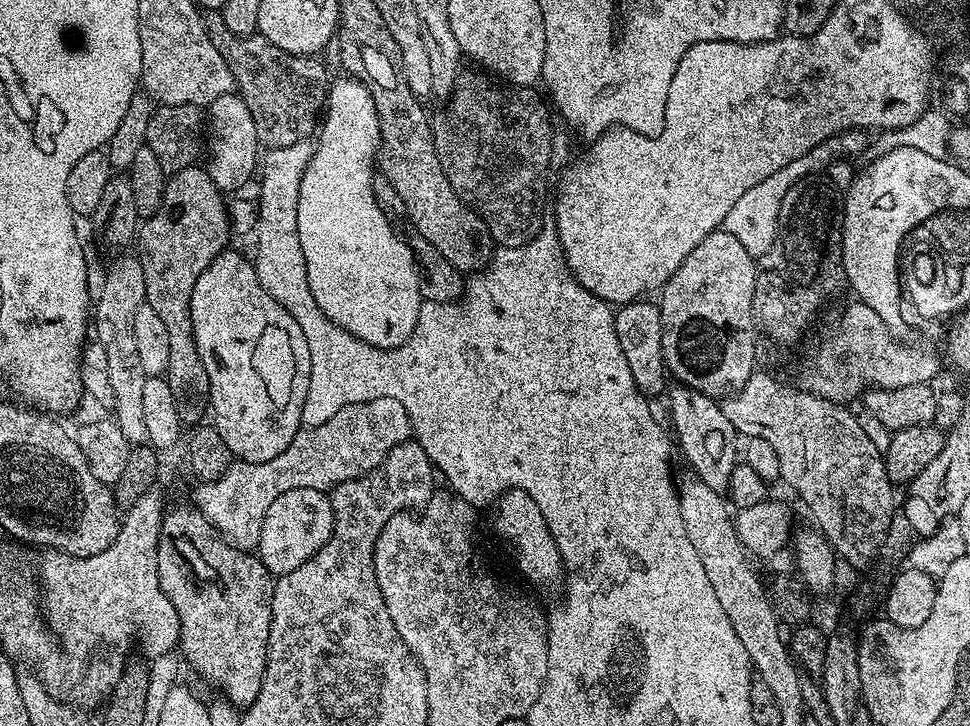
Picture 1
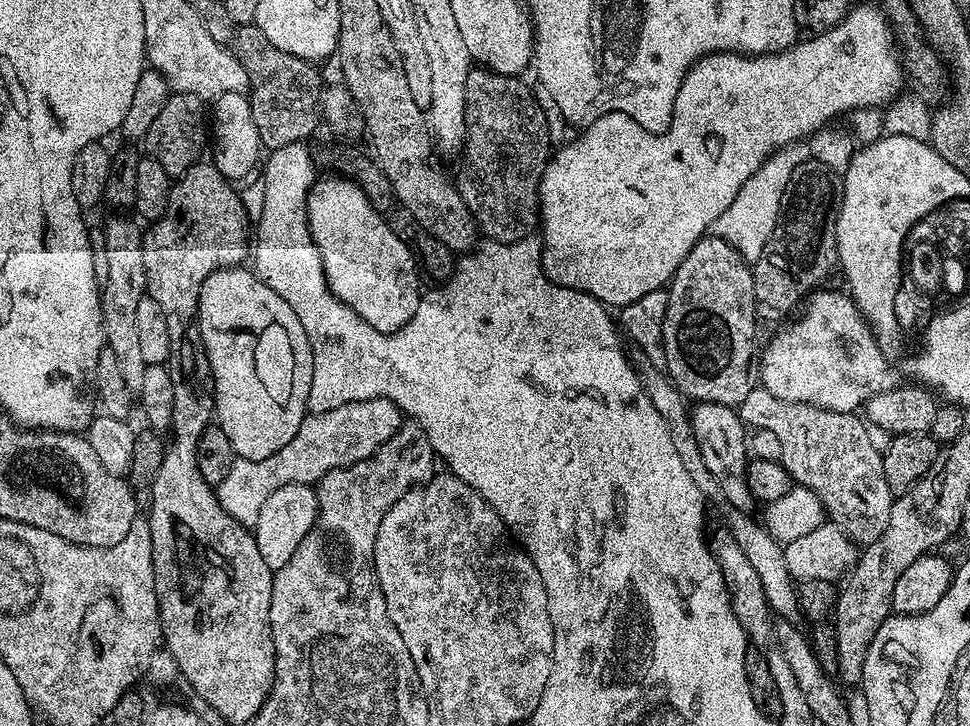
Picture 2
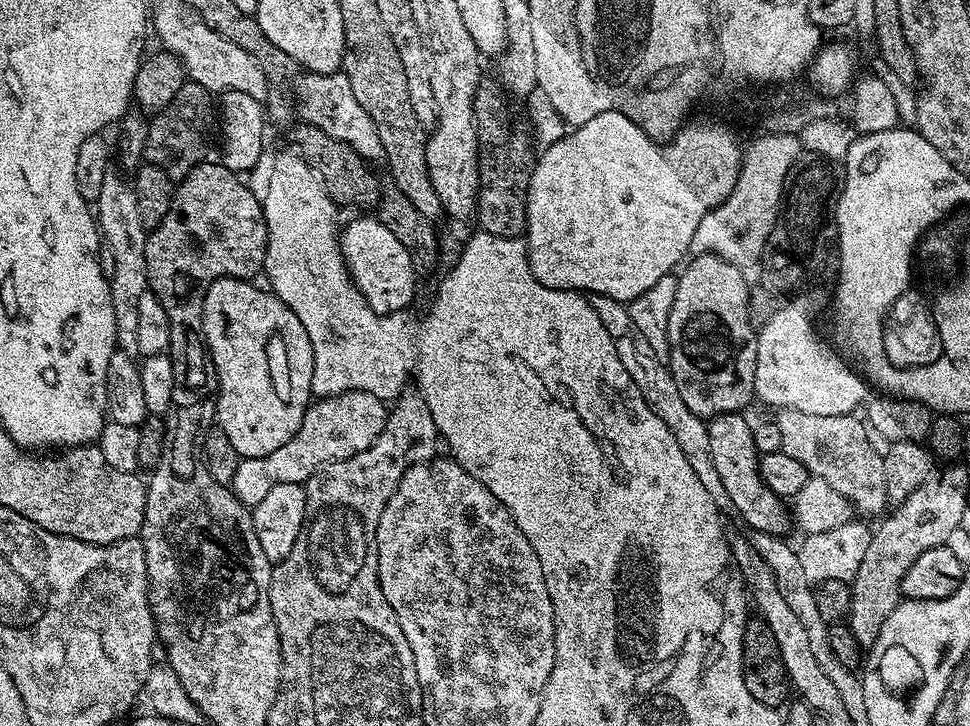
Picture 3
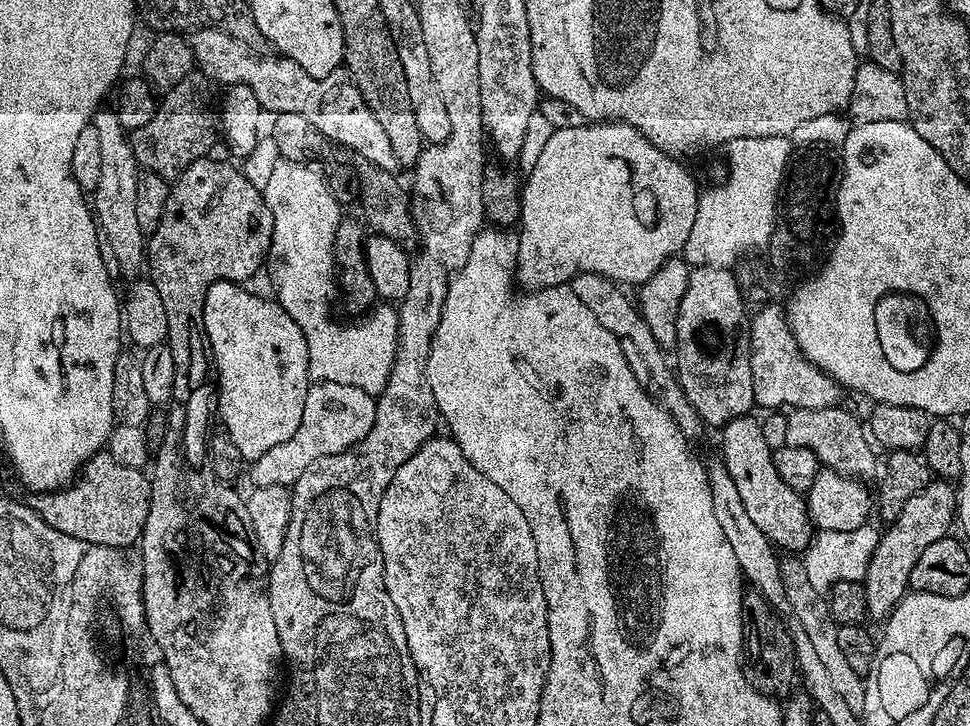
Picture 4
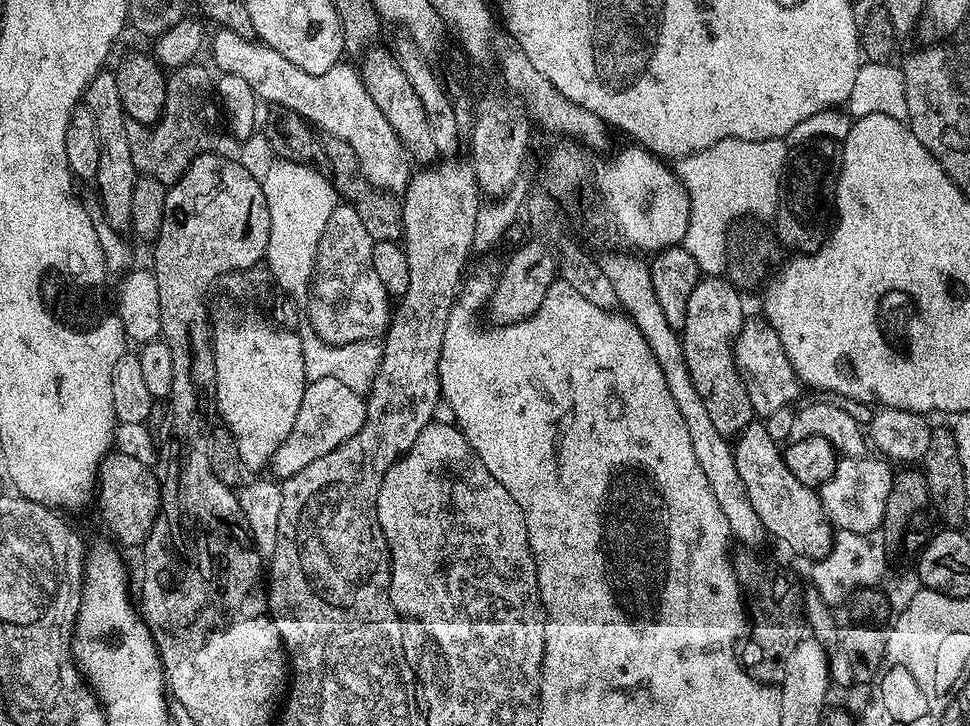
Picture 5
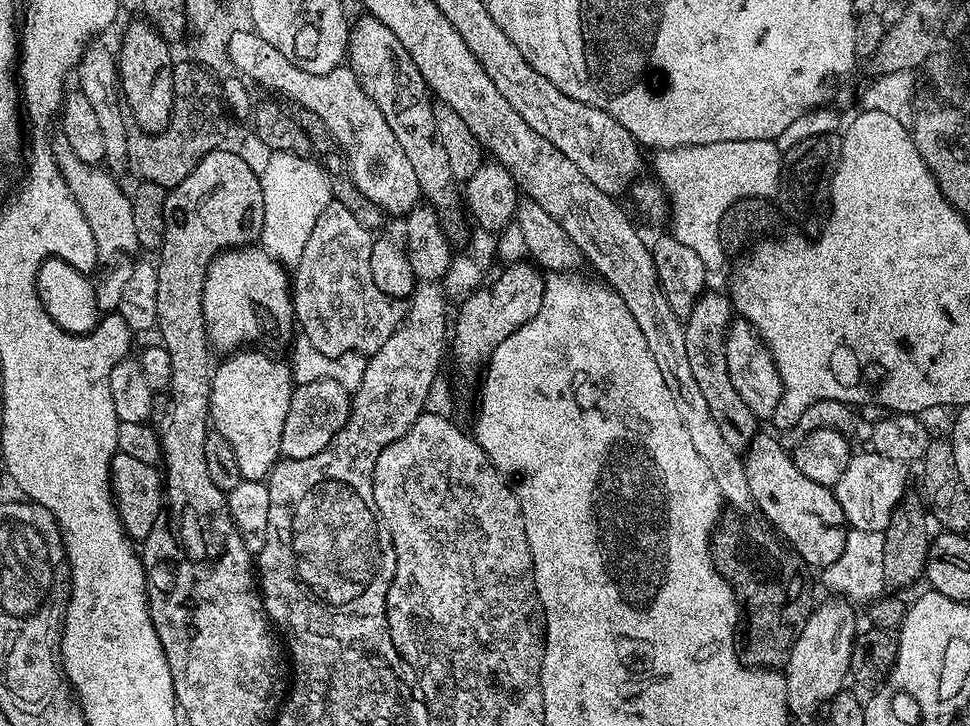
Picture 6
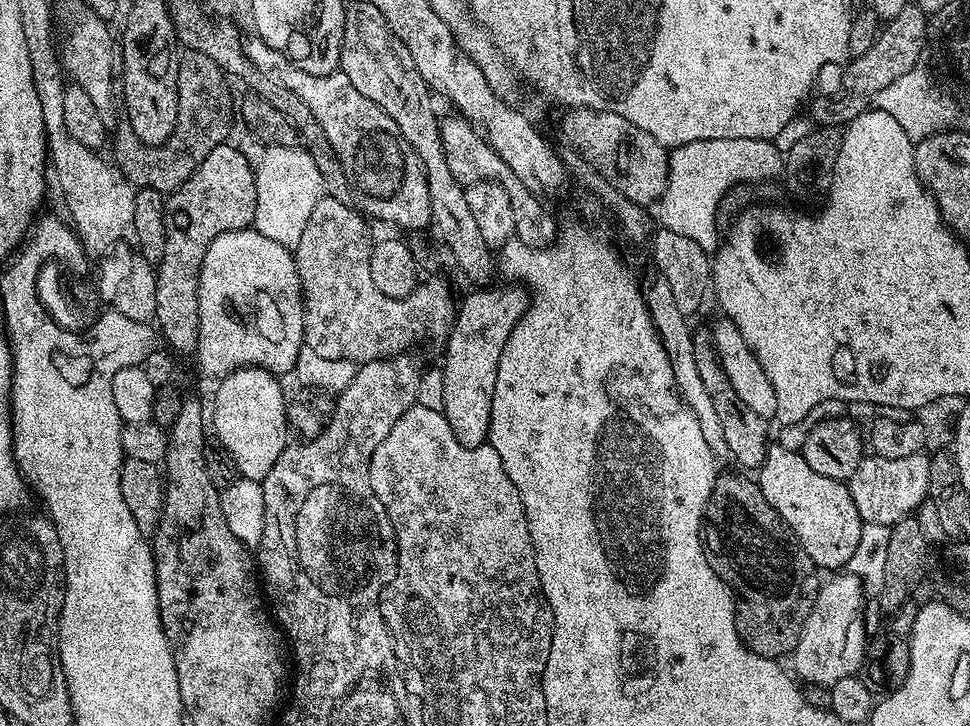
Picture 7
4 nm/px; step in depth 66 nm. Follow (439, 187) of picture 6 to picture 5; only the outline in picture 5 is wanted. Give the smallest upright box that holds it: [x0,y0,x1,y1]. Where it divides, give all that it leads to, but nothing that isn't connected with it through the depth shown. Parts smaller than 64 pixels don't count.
[358,46,439,164]

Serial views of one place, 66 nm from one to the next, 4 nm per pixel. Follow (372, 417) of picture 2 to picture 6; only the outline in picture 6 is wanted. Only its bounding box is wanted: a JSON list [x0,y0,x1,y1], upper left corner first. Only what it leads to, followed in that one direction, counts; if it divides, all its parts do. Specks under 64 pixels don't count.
[280,380,352,460]

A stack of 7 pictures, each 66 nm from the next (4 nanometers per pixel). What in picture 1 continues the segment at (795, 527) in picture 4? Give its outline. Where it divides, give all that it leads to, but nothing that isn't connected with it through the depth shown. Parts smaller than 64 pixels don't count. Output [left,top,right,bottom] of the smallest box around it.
[667,386,738,493]

